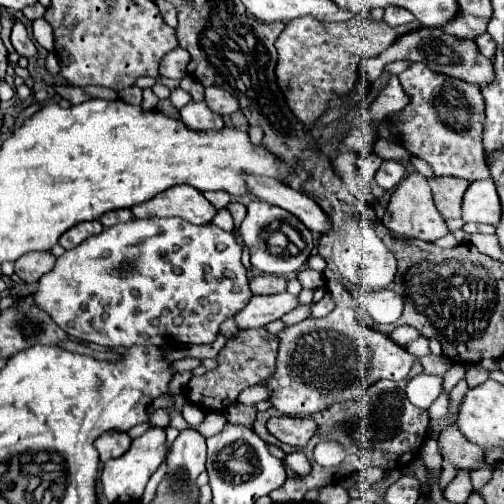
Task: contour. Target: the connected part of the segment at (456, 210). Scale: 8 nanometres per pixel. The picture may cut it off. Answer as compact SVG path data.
M433 176L429 178L433 202L445 220L461 218L463 194L469 188L469 180L457 176Z

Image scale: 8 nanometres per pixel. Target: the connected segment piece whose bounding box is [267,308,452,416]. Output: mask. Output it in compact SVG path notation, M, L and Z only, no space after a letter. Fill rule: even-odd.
M335 308L325 318L307 318L287 326L279 334L277 372L267 380L267 386L273 388L271 402L277 410L289 416L309 416L337 402L359 398L377 380L407 378L415 362L422 363L425 373L440 376L452 366L452 362L442 355L411 356L389 336L363 326L351 310Z

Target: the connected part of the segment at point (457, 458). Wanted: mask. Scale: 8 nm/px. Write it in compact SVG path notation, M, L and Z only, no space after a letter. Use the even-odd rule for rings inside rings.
M455 424L447 426L441 434L439 434L439 446L441 446L441 456L461 468L467 466L477 466L479 462L483 462L483 448L479 448L477 444L469 442L461 430L457 430Z

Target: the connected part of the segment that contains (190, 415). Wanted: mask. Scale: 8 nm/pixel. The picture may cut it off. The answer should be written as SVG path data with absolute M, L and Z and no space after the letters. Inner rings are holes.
M185 402L185 404L183 404L181 414L183 414L183 418L185 418L191 426L201 424L201 422L203 422L203 416L205 416L205 414L203 414L195 404L191 404L191 402Z

